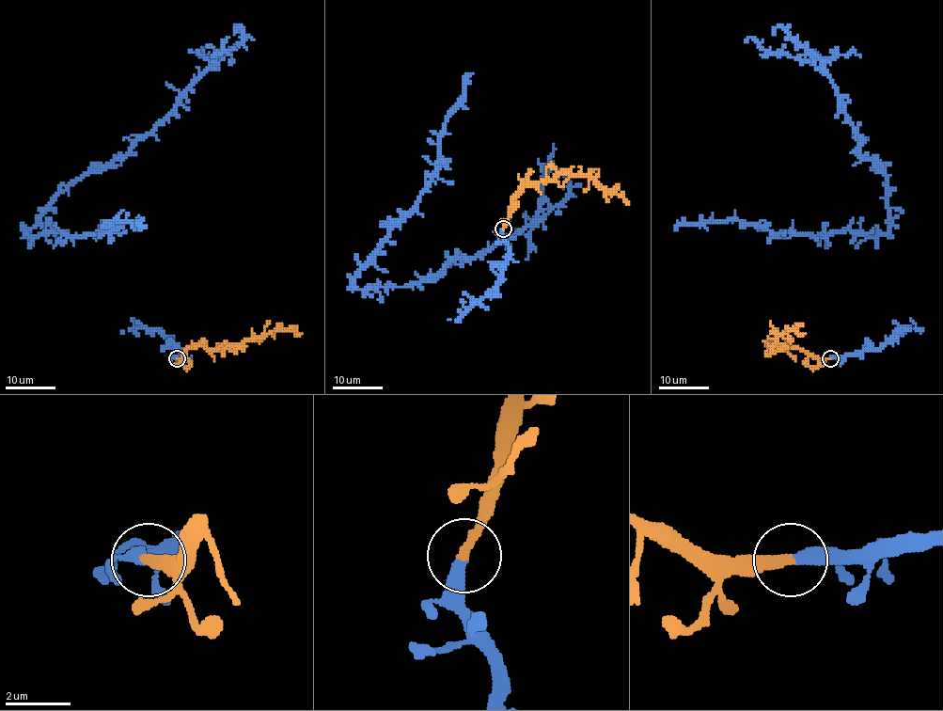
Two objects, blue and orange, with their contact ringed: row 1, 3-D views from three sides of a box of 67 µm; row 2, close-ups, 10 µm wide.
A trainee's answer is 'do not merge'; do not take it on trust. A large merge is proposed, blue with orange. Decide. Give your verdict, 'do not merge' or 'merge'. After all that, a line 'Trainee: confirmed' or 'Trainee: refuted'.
merge
Trainee: refuted

